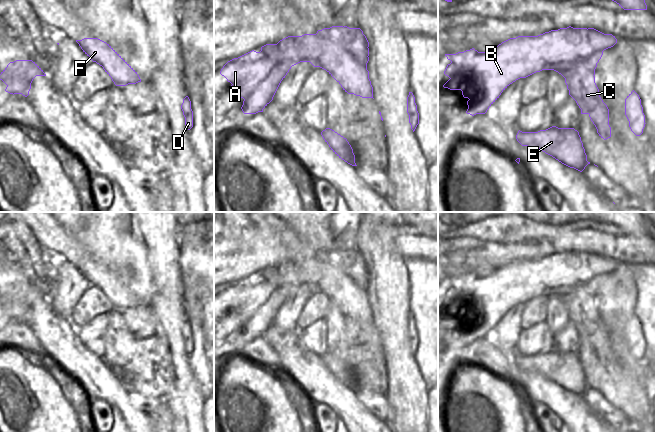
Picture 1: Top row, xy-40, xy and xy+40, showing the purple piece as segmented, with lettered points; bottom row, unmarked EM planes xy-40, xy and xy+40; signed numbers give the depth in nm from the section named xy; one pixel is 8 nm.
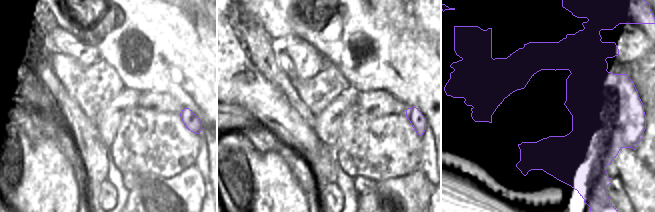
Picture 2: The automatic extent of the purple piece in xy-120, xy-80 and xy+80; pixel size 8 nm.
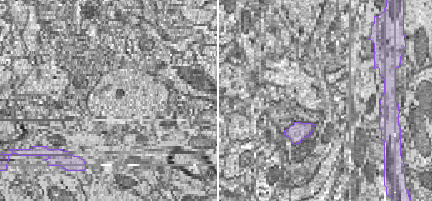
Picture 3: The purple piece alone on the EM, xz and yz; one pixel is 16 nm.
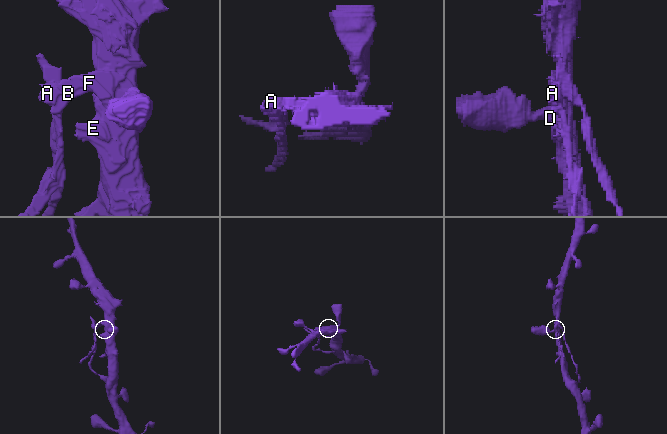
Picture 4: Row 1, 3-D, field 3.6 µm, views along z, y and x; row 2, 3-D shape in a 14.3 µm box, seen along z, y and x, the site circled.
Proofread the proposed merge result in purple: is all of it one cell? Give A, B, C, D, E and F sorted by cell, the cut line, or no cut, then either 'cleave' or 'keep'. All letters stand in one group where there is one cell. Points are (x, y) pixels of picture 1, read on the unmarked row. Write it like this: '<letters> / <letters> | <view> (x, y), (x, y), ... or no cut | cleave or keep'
A B C F / D E | xy+40 (587, 253), (590, 269), (596, 276), (583, 287), (594, 298) | cleave

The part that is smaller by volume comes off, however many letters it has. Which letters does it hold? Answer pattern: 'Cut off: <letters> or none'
Cut off: A, B, C, F

